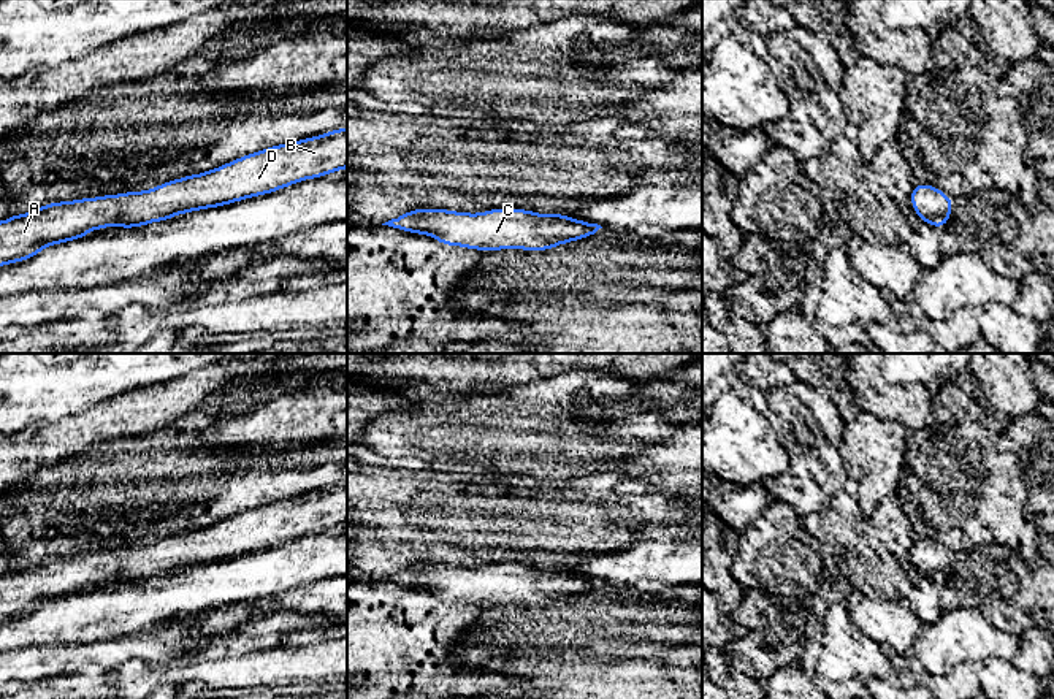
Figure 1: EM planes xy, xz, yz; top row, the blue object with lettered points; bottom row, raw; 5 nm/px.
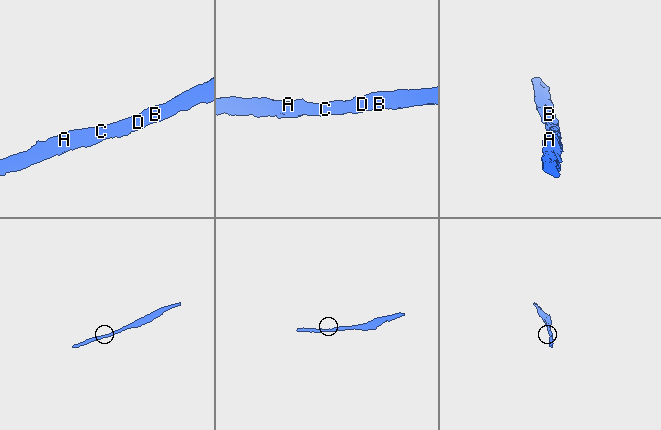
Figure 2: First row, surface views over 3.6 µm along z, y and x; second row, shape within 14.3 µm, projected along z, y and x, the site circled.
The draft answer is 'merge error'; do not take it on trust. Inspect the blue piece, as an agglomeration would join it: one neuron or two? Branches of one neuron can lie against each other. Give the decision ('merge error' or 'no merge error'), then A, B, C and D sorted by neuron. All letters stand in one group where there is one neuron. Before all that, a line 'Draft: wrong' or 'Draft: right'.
Draft: wrong
no merge error | A B C D

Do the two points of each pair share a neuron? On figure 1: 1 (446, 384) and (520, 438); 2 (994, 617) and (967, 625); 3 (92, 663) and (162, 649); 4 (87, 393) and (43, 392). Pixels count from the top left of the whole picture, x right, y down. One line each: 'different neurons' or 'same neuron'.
1: different neurons
2: different neurons
3: same neuron
4: same neuron

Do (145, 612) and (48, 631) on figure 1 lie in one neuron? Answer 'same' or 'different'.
same

